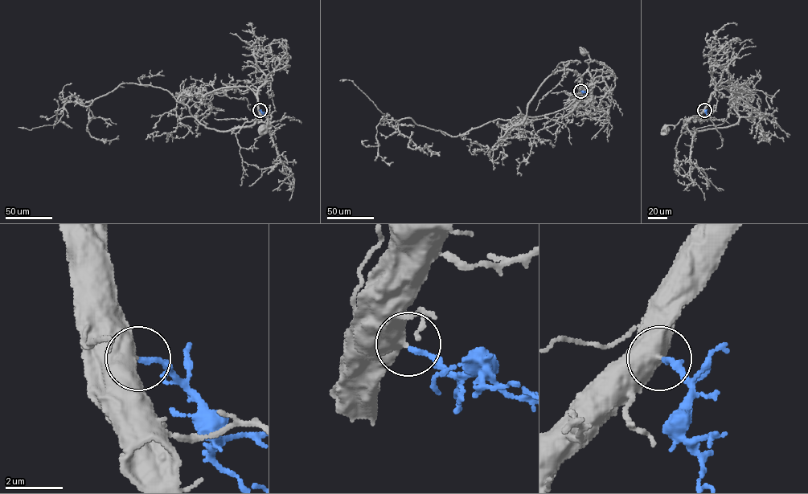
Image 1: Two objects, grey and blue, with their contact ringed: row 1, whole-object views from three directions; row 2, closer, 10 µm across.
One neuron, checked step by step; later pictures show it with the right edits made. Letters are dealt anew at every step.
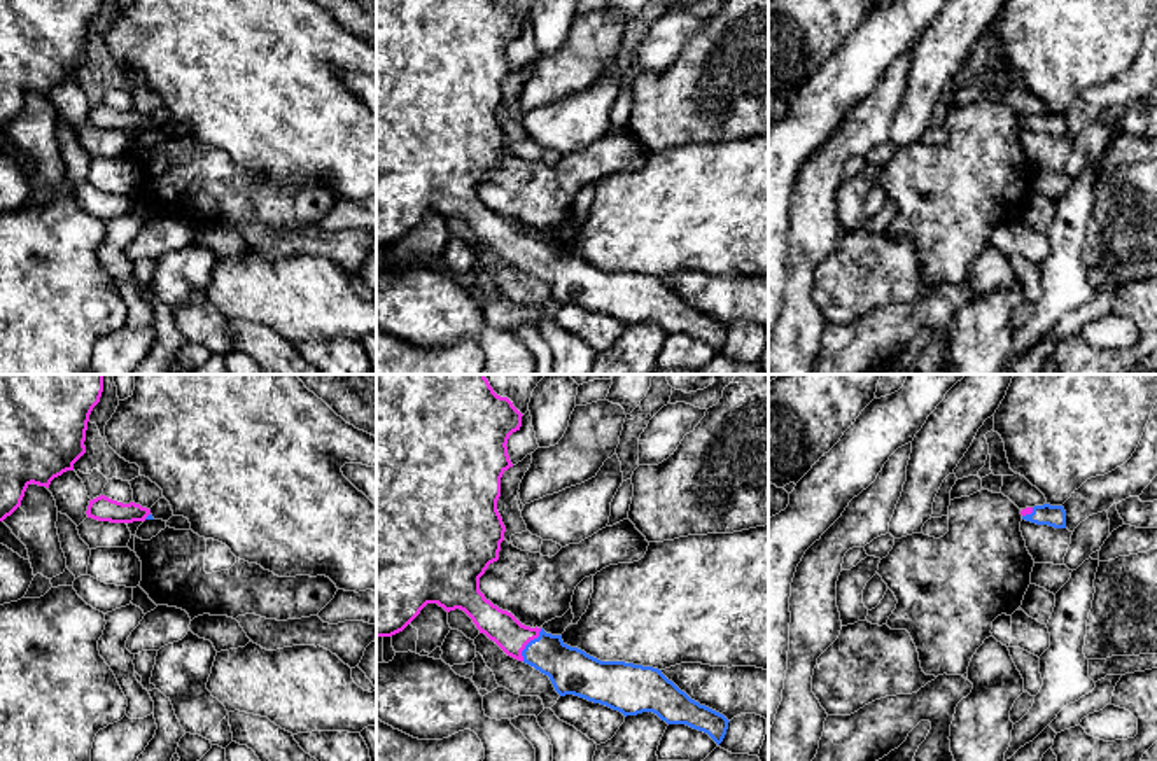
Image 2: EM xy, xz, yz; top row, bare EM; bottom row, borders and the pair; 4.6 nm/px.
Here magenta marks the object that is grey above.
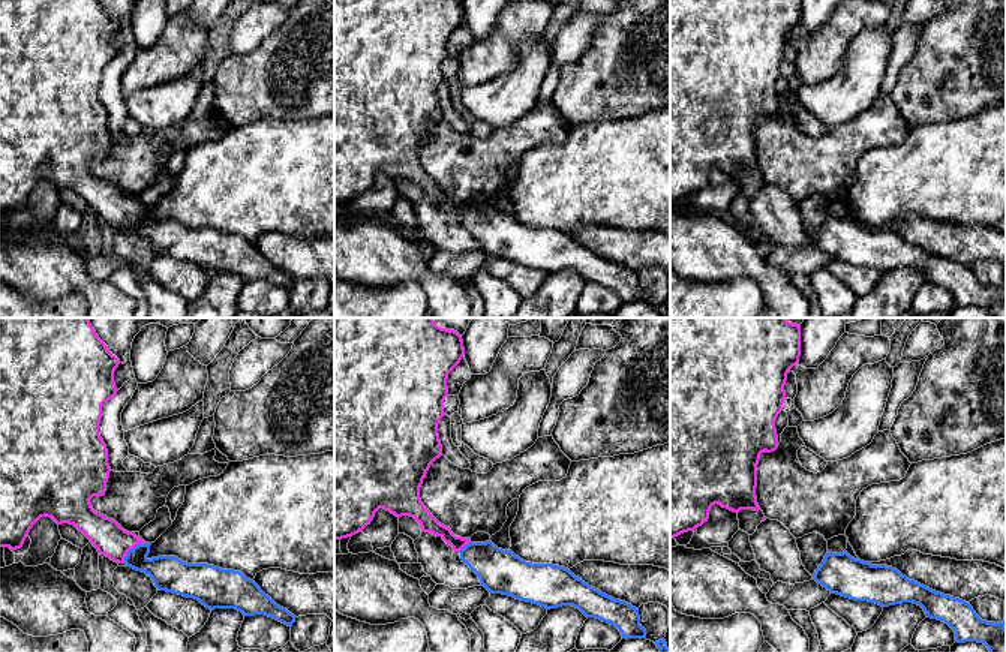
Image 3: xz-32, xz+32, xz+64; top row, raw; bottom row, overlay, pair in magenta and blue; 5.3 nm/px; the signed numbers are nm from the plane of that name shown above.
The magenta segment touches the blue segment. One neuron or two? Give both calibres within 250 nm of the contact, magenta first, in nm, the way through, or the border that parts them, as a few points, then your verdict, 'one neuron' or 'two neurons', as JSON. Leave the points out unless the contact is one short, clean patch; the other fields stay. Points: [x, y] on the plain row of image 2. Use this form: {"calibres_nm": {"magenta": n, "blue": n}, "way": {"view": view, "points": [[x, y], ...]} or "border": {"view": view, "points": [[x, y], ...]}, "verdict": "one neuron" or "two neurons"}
{"calibres_nm": {"magenta": 150, "blue": 220}, "way": {"view": "xz", "points": [[501, 235], [517, 249], [527, 251], [571, 279]]}, "verdict": "one neuron"}

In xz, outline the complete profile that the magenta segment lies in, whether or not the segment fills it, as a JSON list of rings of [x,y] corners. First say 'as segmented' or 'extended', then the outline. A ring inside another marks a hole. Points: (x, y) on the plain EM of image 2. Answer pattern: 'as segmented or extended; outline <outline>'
extended; outline [[[376,0],[376,245],[392,245],[403,240],[427,212],[438,212],[446,220],[460,217],[473,227],[480,241],[485,241],[490,248],[494,248],[508,264],[548,283],[560,304],[574,303],[618,318],[625,325],[653,320],[667,332],[686,332],[693,338],[704,339],[719,353],[726,343],[730,329],[723,322],[691,308],[672,289],[669,289],[662,278],[625,269],[600,269],[578,255],[567,254],[562,248],[562,243],[551,243],[543,236],[522,233],[511,220],[499,217],[480,199],[480,185],[490,171],[499,168],[501,150],[504,149],[506,135],[497,119],[497,108],[501,105],[501,86],[509,75],[513,75],[506,52],[509,44],[520,38],[522,24],[523,23],[508,5],[501,5],[495,0]]]

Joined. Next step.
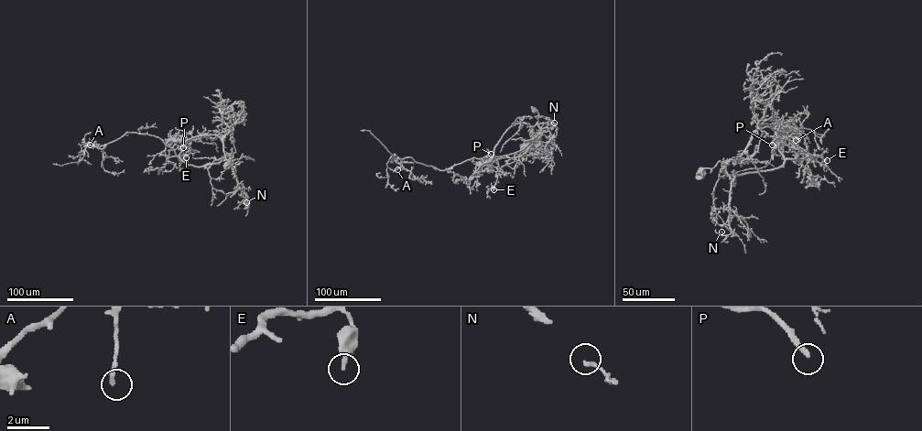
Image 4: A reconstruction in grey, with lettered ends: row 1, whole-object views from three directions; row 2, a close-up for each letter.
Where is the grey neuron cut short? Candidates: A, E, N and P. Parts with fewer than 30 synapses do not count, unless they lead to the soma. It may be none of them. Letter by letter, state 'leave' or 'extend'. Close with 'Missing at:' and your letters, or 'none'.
A: leave
E: leave
N: leave
P: extend
Missing at: P

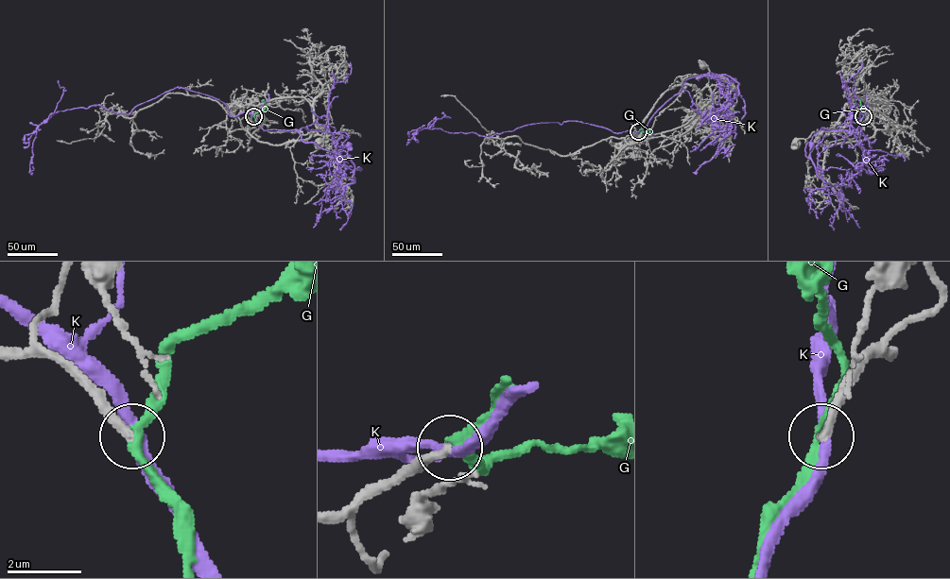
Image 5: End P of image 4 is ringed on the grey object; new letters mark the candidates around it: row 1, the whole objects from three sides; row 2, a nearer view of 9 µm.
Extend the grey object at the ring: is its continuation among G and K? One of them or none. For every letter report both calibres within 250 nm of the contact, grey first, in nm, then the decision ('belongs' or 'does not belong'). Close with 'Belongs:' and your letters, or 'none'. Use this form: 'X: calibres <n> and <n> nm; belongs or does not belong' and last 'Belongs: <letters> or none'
G: calibres 240 and 240 nm; does not belong
K: calibres 280 and 280 nm; does not belong
Belongs: none

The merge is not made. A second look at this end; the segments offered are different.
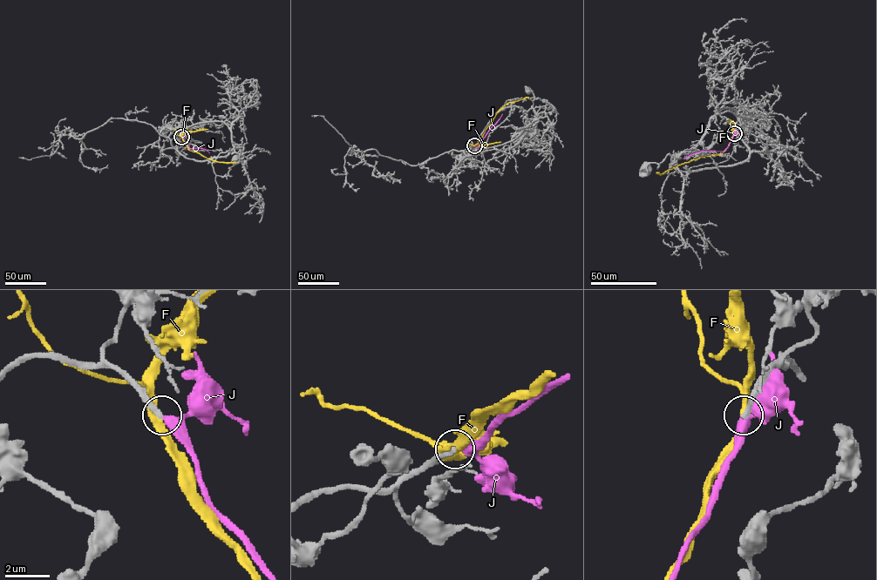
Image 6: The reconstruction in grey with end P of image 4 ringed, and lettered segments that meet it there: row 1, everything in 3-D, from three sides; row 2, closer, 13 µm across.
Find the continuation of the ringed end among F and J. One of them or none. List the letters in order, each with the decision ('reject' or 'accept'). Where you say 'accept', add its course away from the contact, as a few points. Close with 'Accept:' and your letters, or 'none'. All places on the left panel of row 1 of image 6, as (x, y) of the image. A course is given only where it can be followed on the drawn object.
F: reject
J: accept | via (181, 137), (189, 148), (200, 147), (209, 152)
Accept: J

